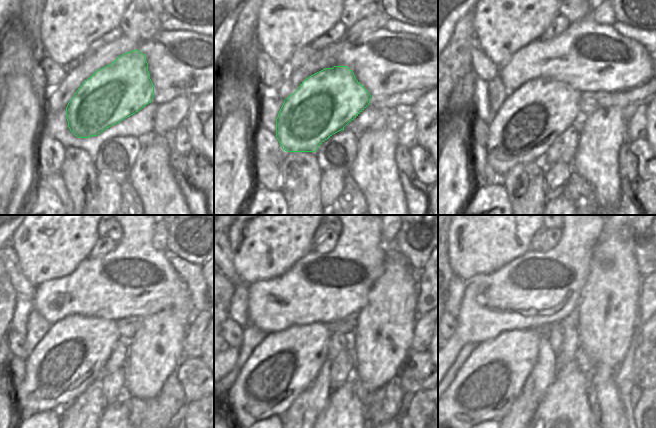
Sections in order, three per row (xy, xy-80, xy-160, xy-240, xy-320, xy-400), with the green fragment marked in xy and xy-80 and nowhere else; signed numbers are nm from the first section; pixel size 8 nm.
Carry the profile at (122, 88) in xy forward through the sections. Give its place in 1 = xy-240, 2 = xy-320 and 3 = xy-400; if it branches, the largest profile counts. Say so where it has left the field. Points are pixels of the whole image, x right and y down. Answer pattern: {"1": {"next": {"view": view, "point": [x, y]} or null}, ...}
{"1": {"next": {"view": "xy-240", "point": [72, 355]}}, "2": {"next": {"view": "xy-320", "point": [285, 363]}}, "3": {"next": {"view": "xy-400", "point": [486, 386]}}}

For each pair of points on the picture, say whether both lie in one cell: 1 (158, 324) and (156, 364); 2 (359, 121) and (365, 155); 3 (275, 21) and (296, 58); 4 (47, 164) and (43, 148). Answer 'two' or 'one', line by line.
1: one
2: two
3: two
4: one

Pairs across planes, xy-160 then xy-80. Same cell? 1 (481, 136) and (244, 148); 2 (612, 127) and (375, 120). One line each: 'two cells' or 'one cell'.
1: two cells
2: two cells

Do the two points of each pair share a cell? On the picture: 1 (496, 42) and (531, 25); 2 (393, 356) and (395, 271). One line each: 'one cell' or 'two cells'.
1: one cell
2: one cell

